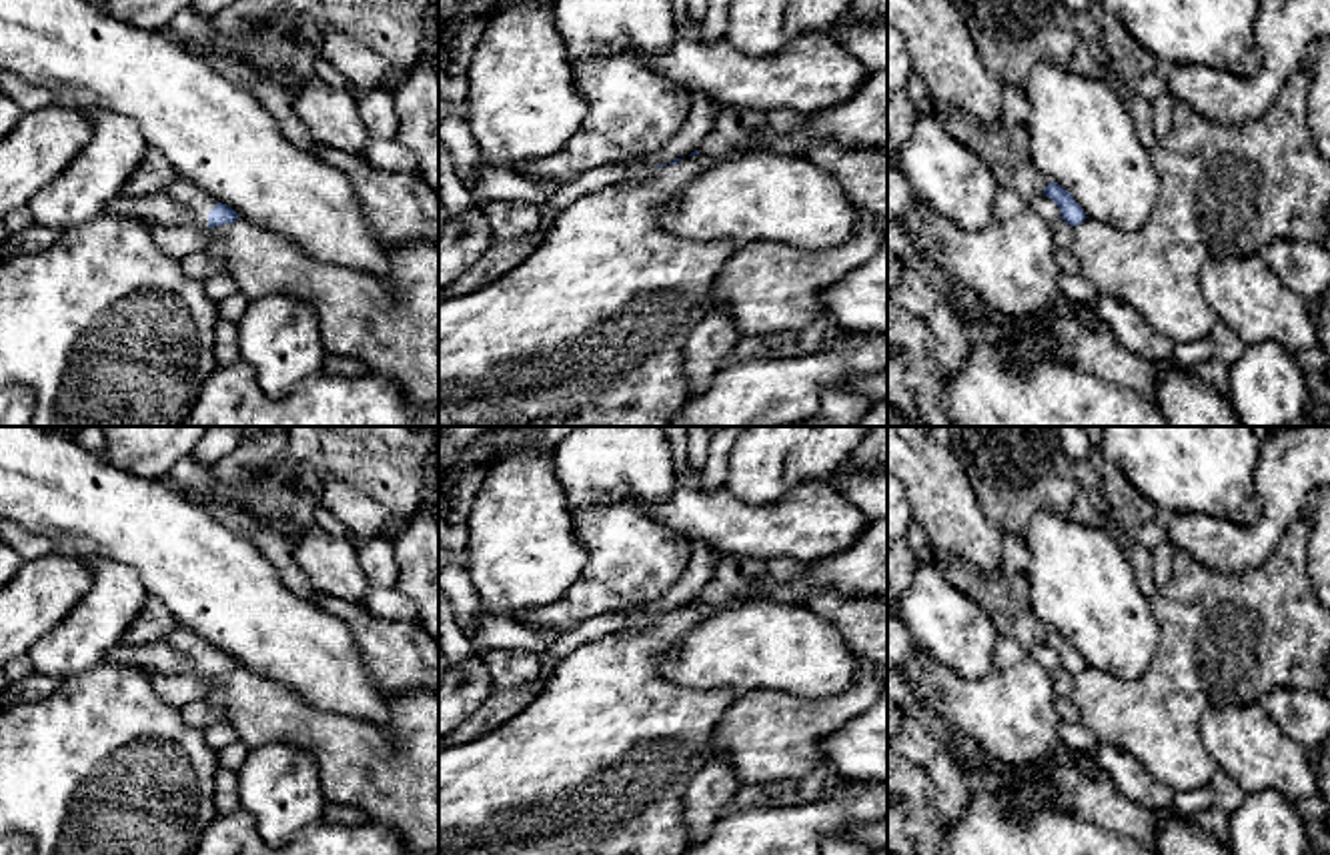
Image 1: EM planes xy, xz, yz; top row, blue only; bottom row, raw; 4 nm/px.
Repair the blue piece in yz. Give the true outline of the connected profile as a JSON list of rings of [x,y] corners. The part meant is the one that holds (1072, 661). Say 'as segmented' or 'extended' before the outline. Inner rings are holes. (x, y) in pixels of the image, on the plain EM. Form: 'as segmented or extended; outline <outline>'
as segmented; outline [[[1050,631],[1046,635],[1044,643],[1058,653],[1058,657],[1062,661],[1062,669],[1066,669],[1070,675],[1078,675],[1080,671],[1084,671],[1088,667],[1084,657],[1058,631]]]

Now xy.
extended; outline [[[184,627],[170,631],[164,643],[190,661],[186,673],[192,677],[214,677],[238,669],[238,663],[230,655]]]

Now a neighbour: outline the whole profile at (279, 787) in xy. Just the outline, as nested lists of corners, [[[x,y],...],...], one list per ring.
[[[262,745],[250,749],[236,771],[238,803],[262,841],[280,847],[302,827],[318,821],[324,797],[312,755],[296,745]]]

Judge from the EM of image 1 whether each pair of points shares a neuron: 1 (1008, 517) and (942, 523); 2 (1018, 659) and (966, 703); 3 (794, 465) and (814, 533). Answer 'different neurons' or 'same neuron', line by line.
1: different neurons
2: same neuron
3: different neurons

